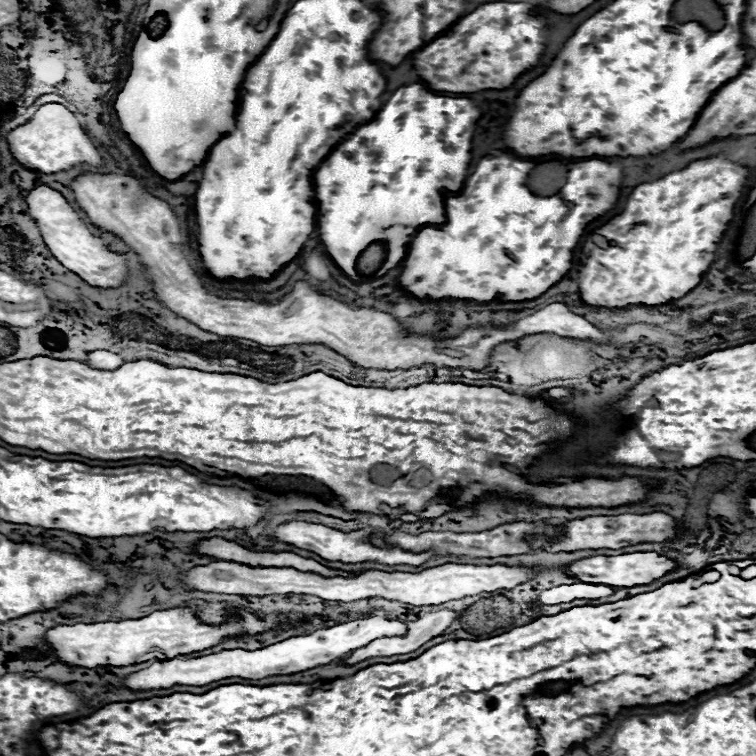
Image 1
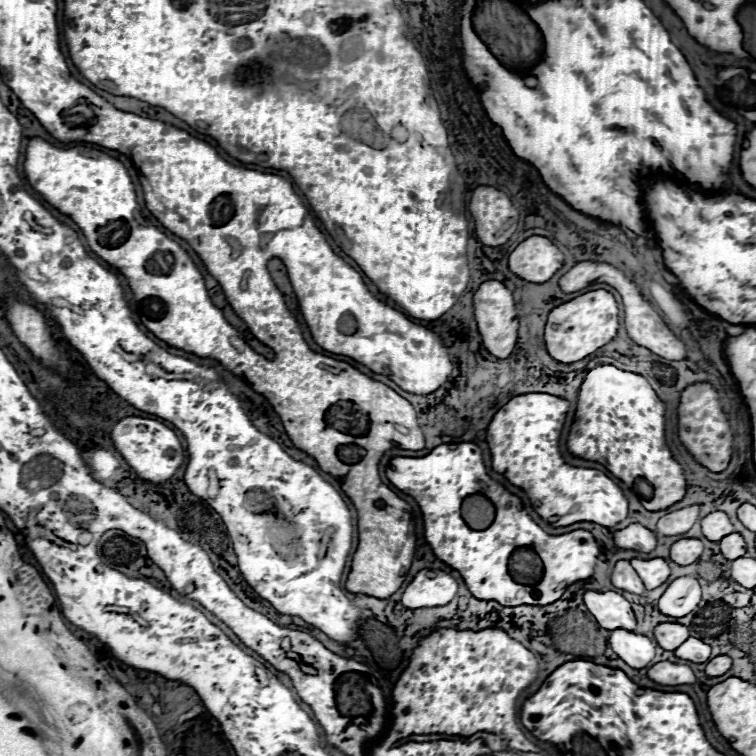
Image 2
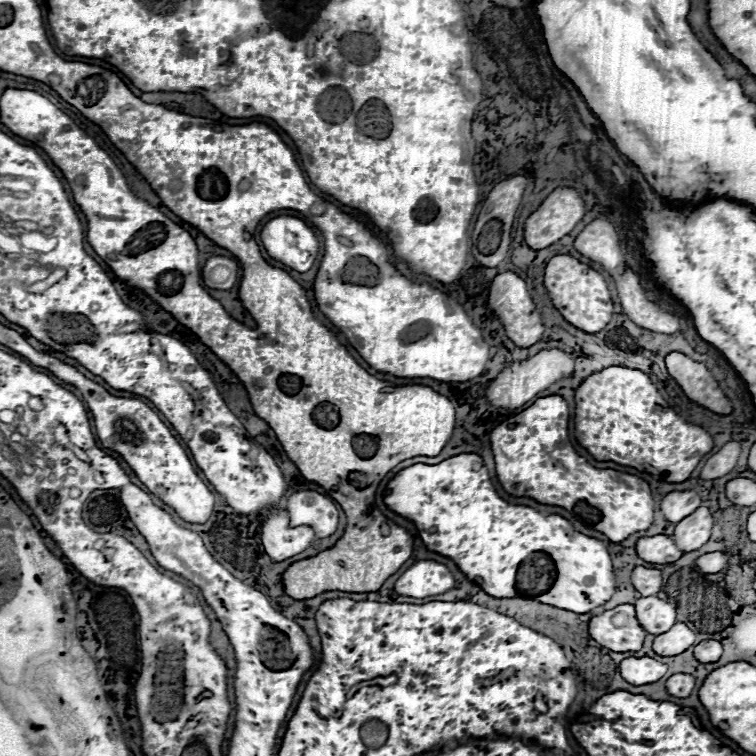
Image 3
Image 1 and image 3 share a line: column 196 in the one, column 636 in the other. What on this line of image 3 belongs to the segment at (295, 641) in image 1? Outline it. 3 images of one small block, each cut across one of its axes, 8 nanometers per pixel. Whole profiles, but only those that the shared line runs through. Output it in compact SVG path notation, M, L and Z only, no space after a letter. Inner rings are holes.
M626 658L620 662L620 674L626 682L634 684L634 686L642 686L642 684L652 684L656 680L660 680L668 666L654 660L654 658Z

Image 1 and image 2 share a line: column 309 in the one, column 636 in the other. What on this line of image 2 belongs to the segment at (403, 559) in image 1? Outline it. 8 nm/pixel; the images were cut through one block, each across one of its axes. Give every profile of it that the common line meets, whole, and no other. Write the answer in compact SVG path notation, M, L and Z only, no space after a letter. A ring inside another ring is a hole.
M630 524L624 530L614 532L614 542L626 550L638 552L652 552L656 548L656 534L642 524Z

